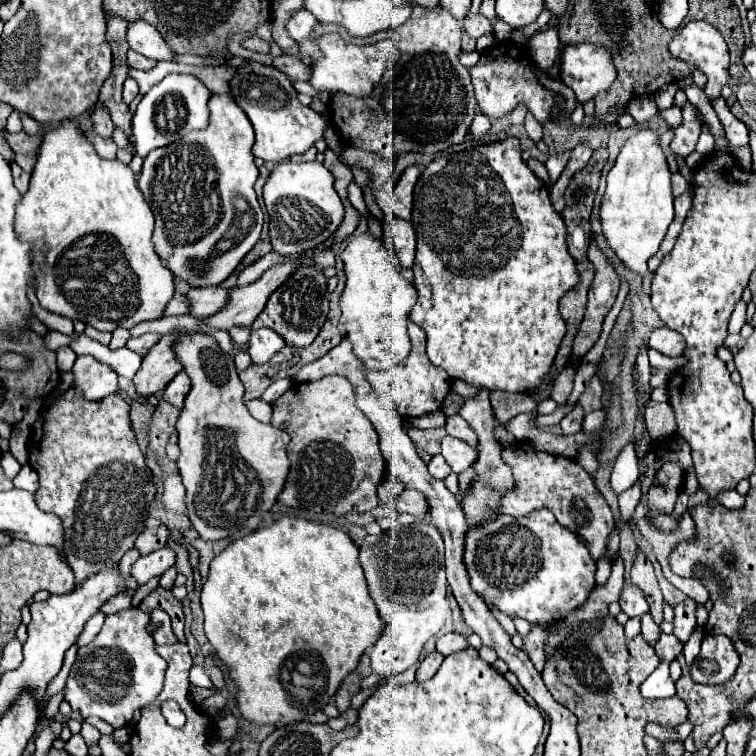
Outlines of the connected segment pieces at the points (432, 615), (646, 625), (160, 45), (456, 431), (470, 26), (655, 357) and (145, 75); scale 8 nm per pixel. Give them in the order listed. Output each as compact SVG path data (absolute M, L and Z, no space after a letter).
M425 520L391 528L377 536L369 534L359 548L359 562L367 578L369 594L383 620L383 632L369 652L371 668L383 678L397 676L419 660L425 642L435 636L447 620L449 598L441 534Z
M650 612L641 617L641 634L644 640L652 647L654 647L660 637L661 629L654 622Z
M133 20L127 22L127 42L131 50L151 58L151 60L169 60L173 52L165 44L165 40L159 36L159 32L145 20Z
M459 414L449 416L449 418L447 418L445 428L447 428L447 434L451 434L451 436L455 436L455 438L465 440L465 442L467 442L467 444L471 444L473 448L477 446L477 436L475 436L475 432L471 430L471 426L469 426L469 424L459 416Z
M469 14L469 16L463 20L463 28L465 28L465 32L467 32L473 40L477 40L477 38L481 38L481 36L485 36L485 34L493 34L491 22L489 22L485 16L481 16L481 14Z
M652 348L648 349L647 354L651 366L655 368L676 371L686 364L685 357L671 358Z
M157 62L157 64L155 64L151 70L147 70L147 72L129 68L129 76L131 76L133 80L137 80L141 94L149 92L151 86L159 84L159 82L161 82L167 74L171 74L171 72L179 72L179 64L173 64L173 62Z

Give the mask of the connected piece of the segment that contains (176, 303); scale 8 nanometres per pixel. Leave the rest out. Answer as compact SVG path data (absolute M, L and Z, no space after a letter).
M175 293L173 298L167 304L167 312L169 316L173 315L185 315L190 311L188 301L186 297L182 294Z

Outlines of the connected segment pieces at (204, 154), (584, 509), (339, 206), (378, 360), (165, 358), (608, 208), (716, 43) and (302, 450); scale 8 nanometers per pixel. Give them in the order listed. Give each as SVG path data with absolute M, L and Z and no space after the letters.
M213 94L209 98L209 112L211 116L205 130L193 130L181 140L149 152L143 160L143 170L137 182L155 214L153 244L157 254L173 272L173 276L189 280L191 286L221 284L255 246L263 228L263 212L253 190L253 184L259 176L251 154L253 126L229 94Z
M515 442L513 446L507 446L503 450L503 460L511 466L513 476L515 476L515 488L501 500L501 510L503 514L509 516L527 516L533 510L547 508L555 514L557 522L579 536L585 546L589 548L589 554L599 560L599 558L609 558L611 562L617 560L619 554L609 554L607 542L609 534L615 528L611 508L607 506L605 498L599 494L599 490L593 484L593 478L575 462L569 458L559 458L551 456L547 452L535 450L531 444L525 442Z
M279 162L263 186L269 214L269 238L275 252L295 256L327 240L343 220L343 202L337 196L333 174L321 162Z
M361 234L351 240L341 254L345 270L345 290L341 294L339 332L353 344L355 354L369 370L391 370L399 366L411 350L407 336L407 314L413 308L417 294L387 260L387 250L381 240L371 234Z
M165 334L143 358L143 364L133 378L139 398L149 398L151 394L161 392L181 370L181 364L171 350L173 340L171 334Z
M641 130L621 148L607 174L607 190L601 204L603 234L623 264L639 275L649 273L647 261L659 248L669 224L673 222L671 172L659 146L657 132Z
M689 22L687 26L681 28L681 32L671 40L669 44L671 56L673 58L681 58L685 62L695 64L701 72L705 72L707 76L707 86L703 88L703 92L709 96L709 100L721 96L721 88L727 84L727 70L729 70L729 50L725 40L719 36L717 28L713 28L707 22Z
M331 374L317 382L295 384L279 400L273 402L275 428L285 430L291 436L289 442L289 476L285 488L277 502L293 508L307 508L317 514L349 514L349 512L369 512L379 504L377 486L385 474L385 458L381 456L379 436L367 416L355 406L355 392L343 376Z

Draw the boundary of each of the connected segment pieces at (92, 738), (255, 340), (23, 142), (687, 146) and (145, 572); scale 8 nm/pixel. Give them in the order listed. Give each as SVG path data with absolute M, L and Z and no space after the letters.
M83 722L83 728L81 728L81 736L85 738L85 744L87 744L87 746L95 746L95 744L99 742L99 736L101 736L101 732L99 732L97 728L93 728L91 724Z
M259 328L259 330L251 332L249 354L251 354L255 364L269 362L283 346L285 346L285 340L277 332L273 332L269 328Z
M25 130L19 134L7 134L5 140L15 154L35 154L39 150L39 140L29 136Z
M687 102L683 106L683 124L679 128L675 128L675 138L671 142L671 150L677 156L687 158L695 150L699 134L701 134L701 122L697 120L697 108L691 102Z
M161 548L147 556L141 556L131 566L131 572L133 572L133 578L137 580L137 584L145 584L149 578L161 576L173 564L175 564L175 552L171 548Z

